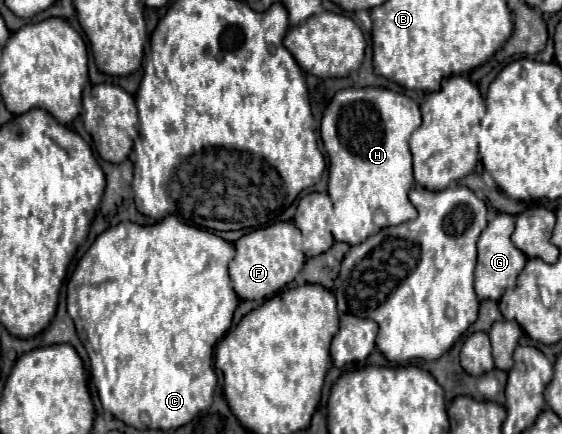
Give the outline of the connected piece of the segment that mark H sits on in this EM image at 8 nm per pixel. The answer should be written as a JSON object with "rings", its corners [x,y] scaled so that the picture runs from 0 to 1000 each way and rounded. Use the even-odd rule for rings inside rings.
{"rings":[[[669,198],[598,212],[569,286],[569,318],[587,364],[584,447],[594,470],[591,539],[598,553],[641,562],[673,535],[673,521],[662,512],[662,484],[669,475],[683,484],[690,521],[740,502],[740,479],[726,461],[737,424],[726,323],[747,286],[747,244],[712,212]]]}

